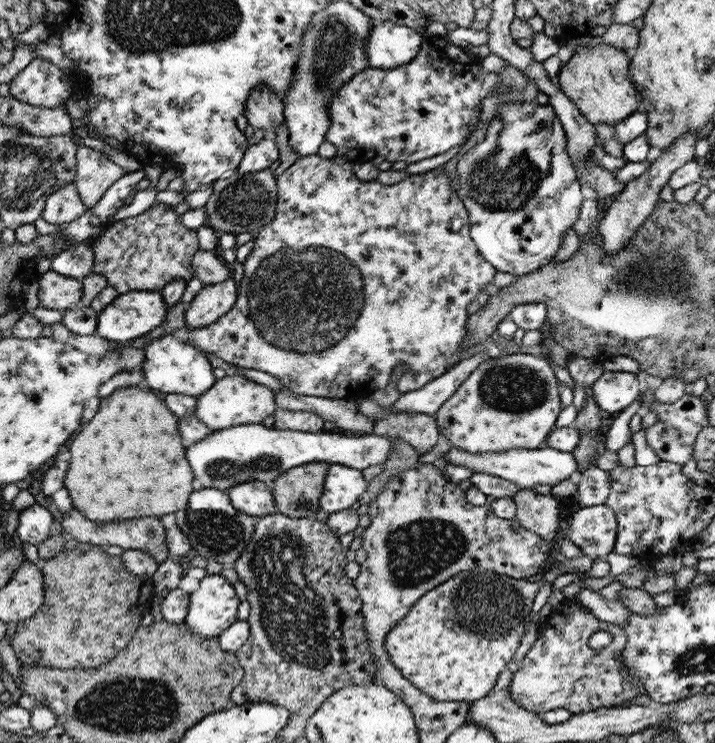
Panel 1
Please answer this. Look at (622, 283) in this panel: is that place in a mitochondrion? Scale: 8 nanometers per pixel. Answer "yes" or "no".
yes

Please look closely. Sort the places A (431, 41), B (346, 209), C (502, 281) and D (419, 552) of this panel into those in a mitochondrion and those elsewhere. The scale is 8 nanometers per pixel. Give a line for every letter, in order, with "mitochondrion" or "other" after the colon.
A: other
B: other
C: other
D: mitochondrion

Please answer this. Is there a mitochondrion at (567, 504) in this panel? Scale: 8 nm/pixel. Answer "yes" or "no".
no

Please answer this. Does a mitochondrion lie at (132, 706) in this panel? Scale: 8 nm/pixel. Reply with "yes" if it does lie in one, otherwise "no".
yes

